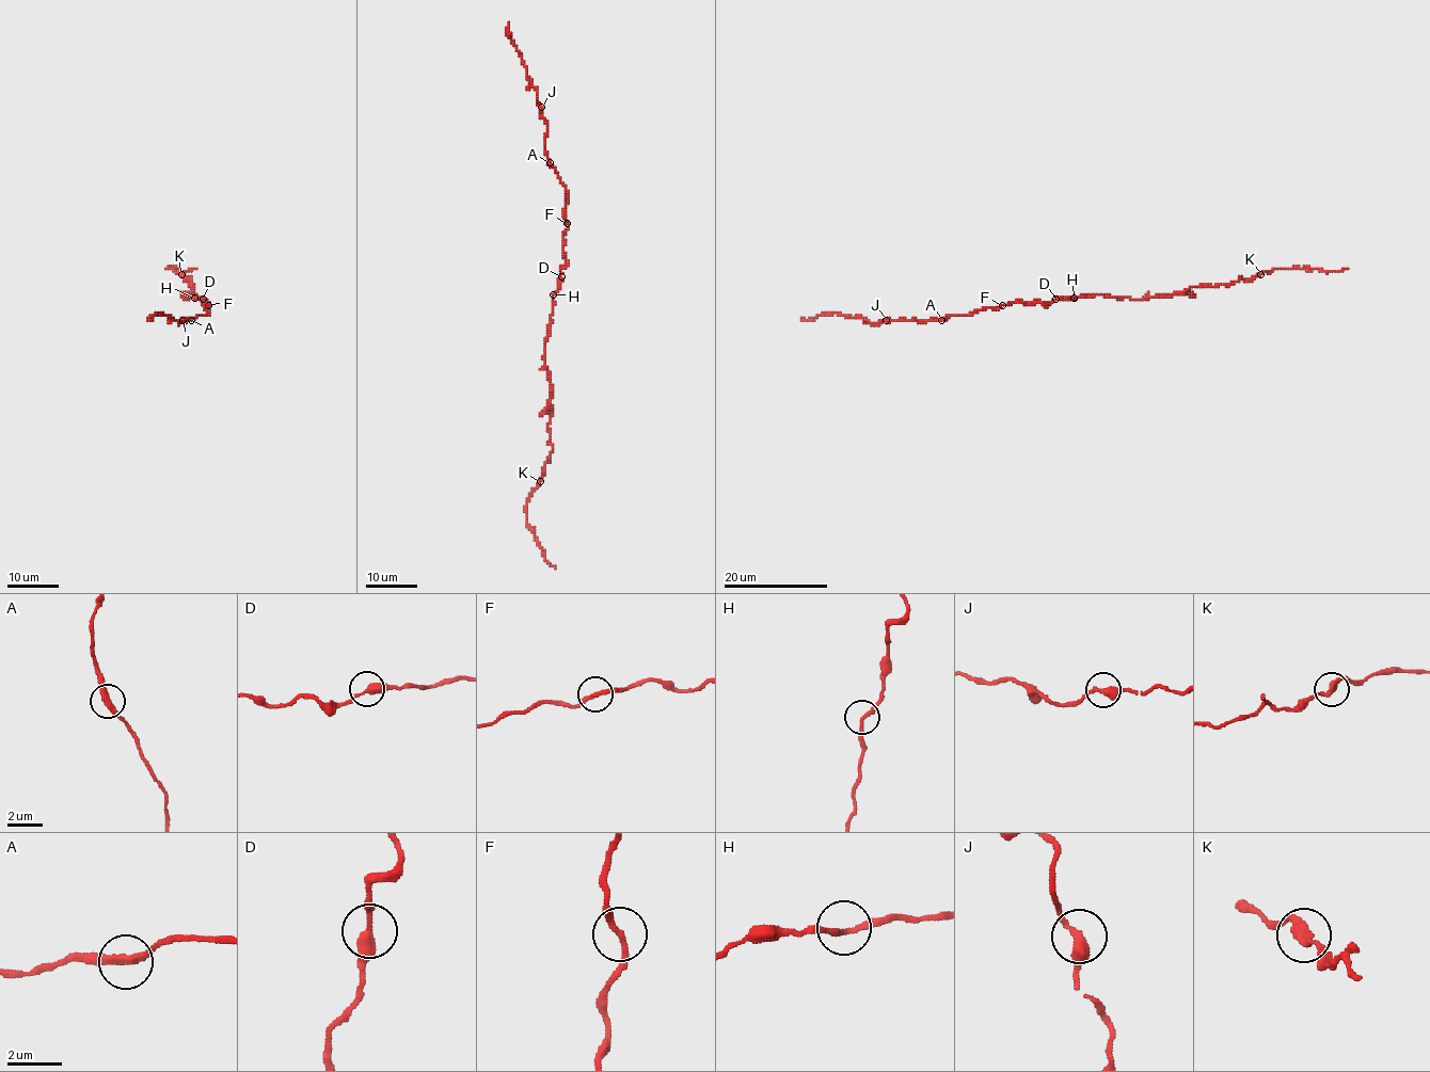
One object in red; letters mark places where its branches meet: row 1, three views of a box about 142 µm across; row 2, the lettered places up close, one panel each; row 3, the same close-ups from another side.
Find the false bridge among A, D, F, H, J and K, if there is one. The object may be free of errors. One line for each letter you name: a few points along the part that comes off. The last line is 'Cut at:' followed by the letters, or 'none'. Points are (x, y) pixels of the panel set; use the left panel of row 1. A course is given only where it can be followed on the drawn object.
Cut at: none

